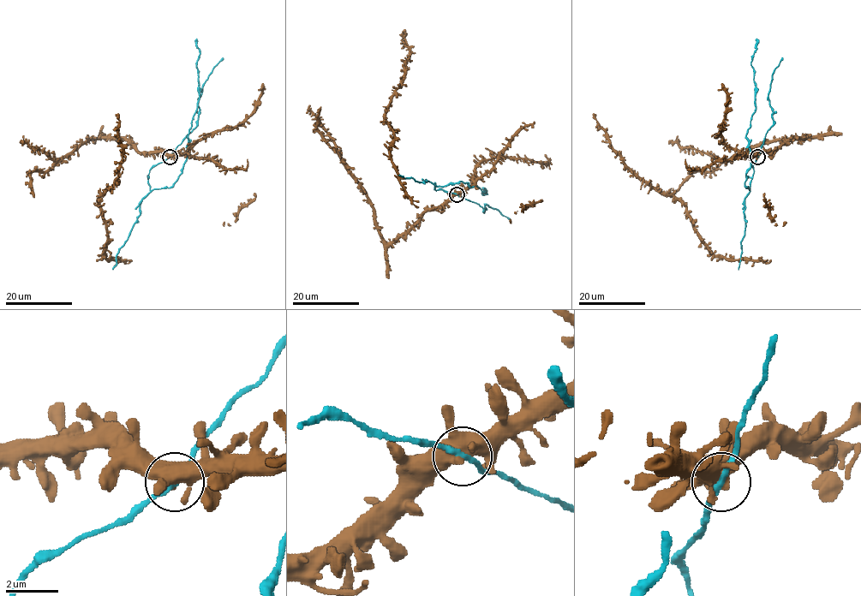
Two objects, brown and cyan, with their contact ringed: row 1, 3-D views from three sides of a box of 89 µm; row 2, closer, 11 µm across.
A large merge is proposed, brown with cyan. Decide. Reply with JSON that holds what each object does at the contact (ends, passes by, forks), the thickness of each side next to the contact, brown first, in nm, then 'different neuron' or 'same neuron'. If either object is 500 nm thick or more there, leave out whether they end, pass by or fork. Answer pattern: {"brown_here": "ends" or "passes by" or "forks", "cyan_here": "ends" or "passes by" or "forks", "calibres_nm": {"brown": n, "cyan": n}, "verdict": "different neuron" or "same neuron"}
{"brown_here": "forks", "cyan_here": "passes by", "calibres_nm": {"brown": 420, "cyan": 180}, "verdict": "same neuron"}

